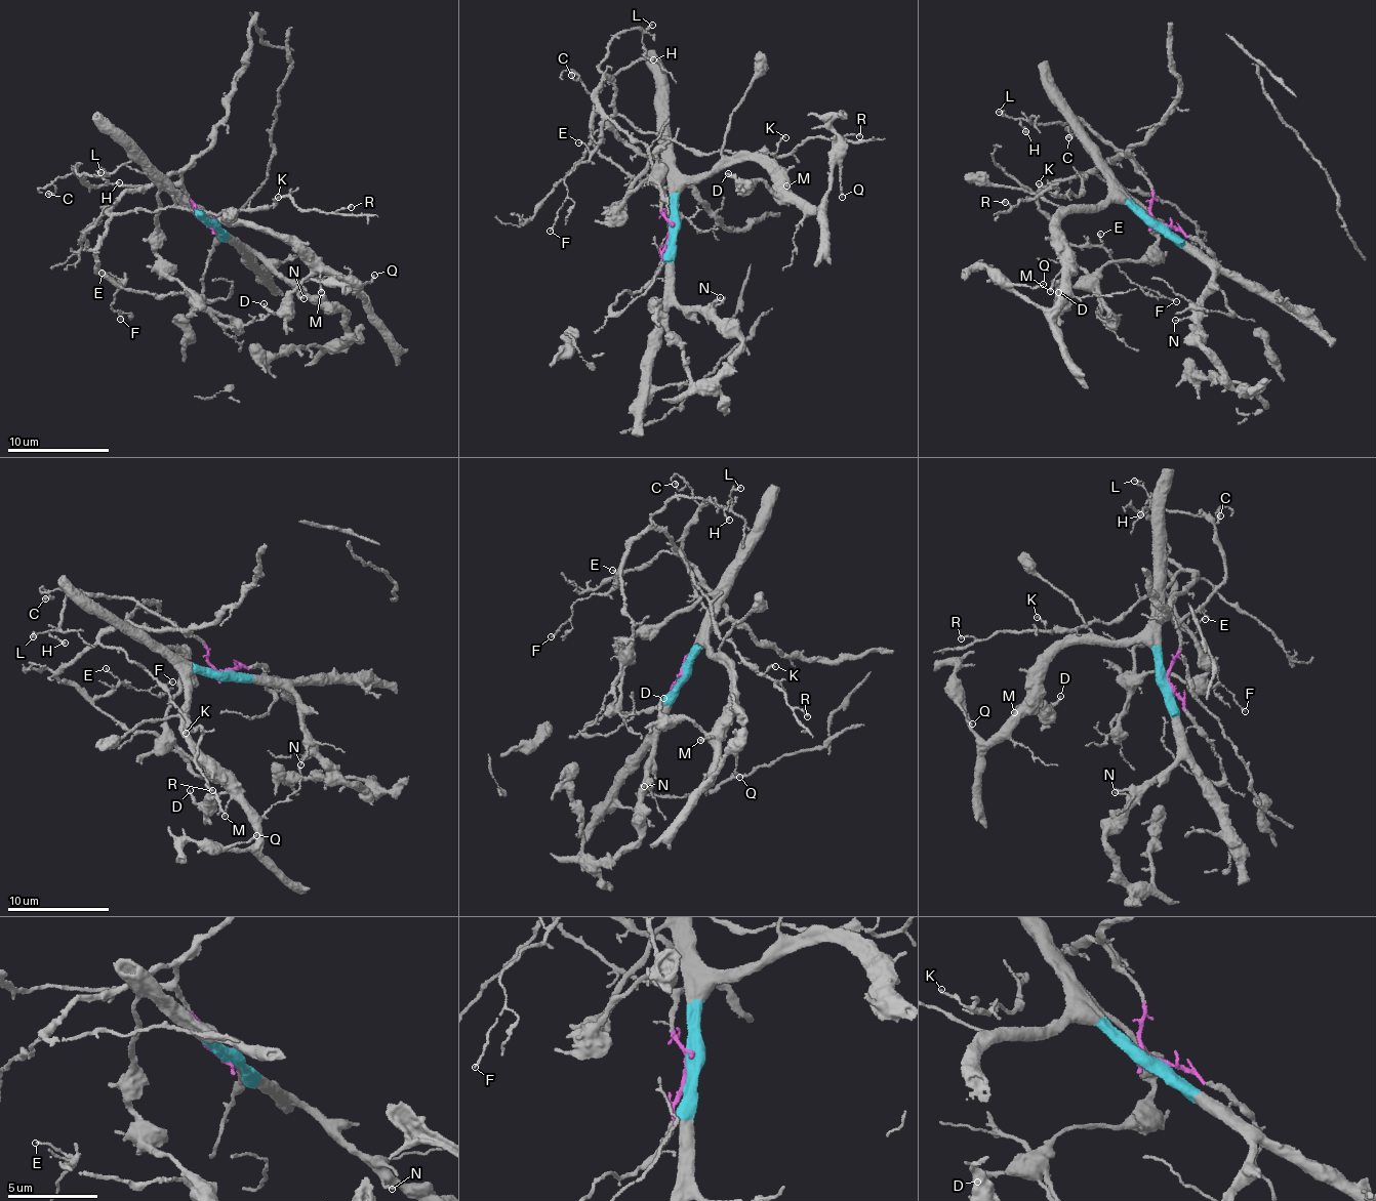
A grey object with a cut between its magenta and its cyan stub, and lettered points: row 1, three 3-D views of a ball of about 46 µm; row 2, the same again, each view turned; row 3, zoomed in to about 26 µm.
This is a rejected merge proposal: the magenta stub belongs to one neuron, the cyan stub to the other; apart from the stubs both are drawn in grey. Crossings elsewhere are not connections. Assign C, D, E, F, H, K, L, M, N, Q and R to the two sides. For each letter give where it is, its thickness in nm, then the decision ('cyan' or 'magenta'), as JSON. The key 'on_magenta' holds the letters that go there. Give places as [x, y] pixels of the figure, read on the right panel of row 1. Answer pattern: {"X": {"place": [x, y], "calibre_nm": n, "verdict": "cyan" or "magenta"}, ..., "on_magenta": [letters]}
{"C": {"place": [1068, 137], "calibre_nm": 130, "verdict": "magenta"}, "D": {"place": [1058, 292], "calibre_nm": 180, "verdict": "cyan"}, "E": {"place": [1100, 234], "calibre_nm": 90, "verdict": "magenta"}, "F": {"place": [1176, 301], "calibre_nm": 90, "verdict": "magenta"}, "H": {"place": [1025, 131], "calibre_nm": 160, "verdict": "magenta"}, "K": {"place": [1039, 183], "calibre_nm": 100, "verdict": "magenta"}, "L": {"place": [999, 112], "calibre_nm": 100, "verdict": "magenta"}, "M": {"place": [1050, 291], "calibre_nm": 160, "verdict": "cyan"}, "N": {"place": [1175, 320], "calibre_nm": 140, "verdict": "cyan"}, "Q": {"place": [1043, 284], "calibre_nm": 150, "verdict": "cyan"}, "R": {"place": [1005, 202], "calibre_nm": 120, "verdict": "magenta"}, "on_magenta": ["C", "E", "F", "H", "K", "L", "R"]}

